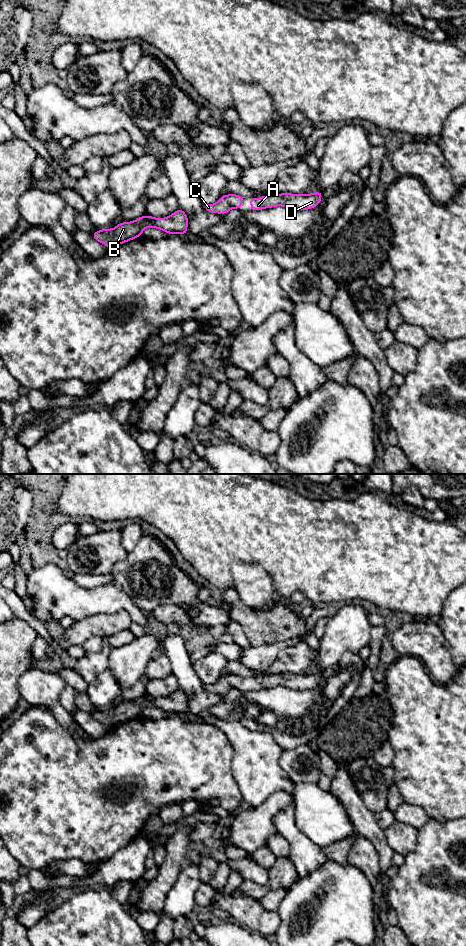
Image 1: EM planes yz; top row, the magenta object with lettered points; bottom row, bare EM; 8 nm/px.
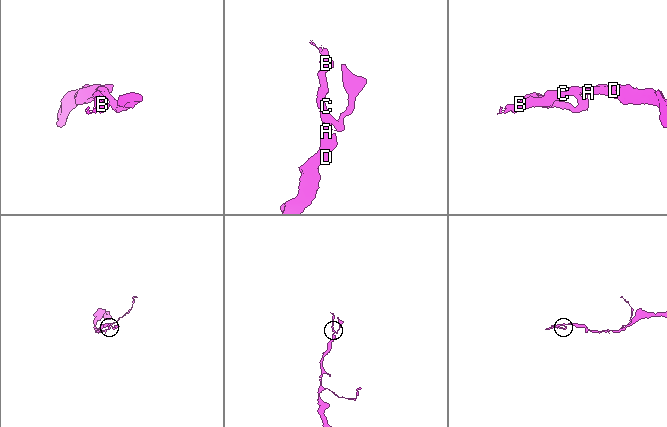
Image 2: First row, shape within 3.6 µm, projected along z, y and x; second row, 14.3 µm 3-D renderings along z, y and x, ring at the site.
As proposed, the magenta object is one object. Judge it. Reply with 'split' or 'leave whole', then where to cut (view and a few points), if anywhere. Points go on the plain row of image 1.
leave whole; cut none

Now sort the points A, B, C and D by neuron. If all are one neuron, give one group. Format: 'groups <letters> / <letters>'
groups A B C D

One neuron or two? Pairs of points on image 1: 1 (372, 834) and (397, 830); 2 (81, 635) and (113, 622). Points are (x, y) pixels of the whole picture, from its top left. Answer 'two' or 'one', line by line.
1: two
2: one

